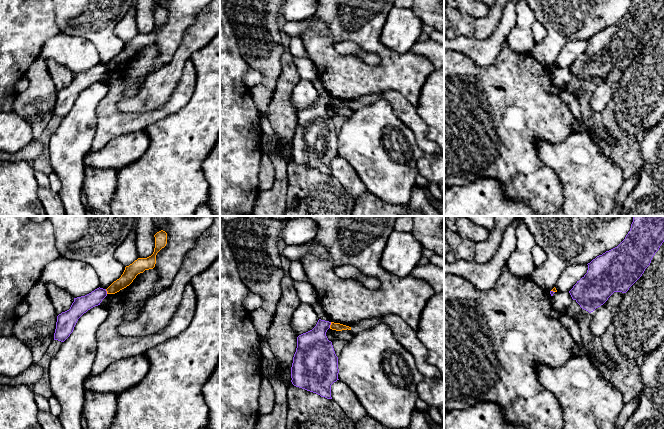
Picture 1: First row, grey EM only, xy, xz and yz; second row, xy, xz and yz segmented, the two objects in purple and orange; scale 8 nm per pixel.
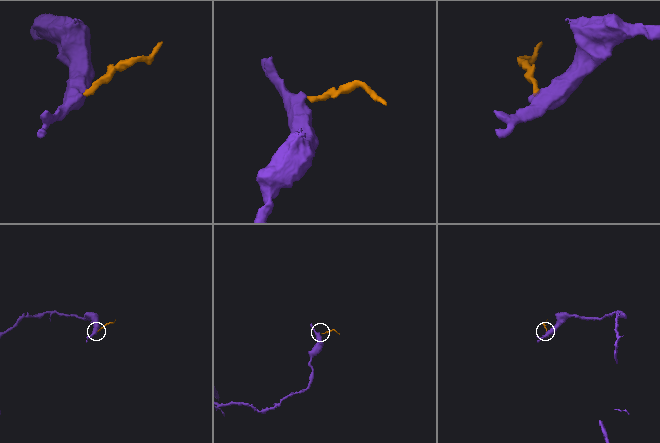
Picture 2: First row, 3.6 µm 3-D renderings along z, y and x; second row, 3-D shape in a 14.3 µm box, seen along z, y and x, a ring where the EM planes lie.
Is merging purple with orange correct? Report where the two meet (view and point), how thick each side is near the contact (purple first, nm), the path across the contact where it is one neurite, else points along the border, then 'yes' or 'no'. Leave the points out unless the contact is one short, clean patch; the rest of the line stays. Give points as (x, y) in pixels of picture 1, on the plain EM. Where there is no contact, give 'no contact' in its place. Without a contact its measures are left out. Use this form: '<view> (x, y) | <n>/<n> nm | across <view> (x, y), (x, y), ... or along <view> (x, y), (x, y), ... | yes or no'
xz (330, 100) | 280/60 nm | along xz (331, 98), (329, 103) | no

